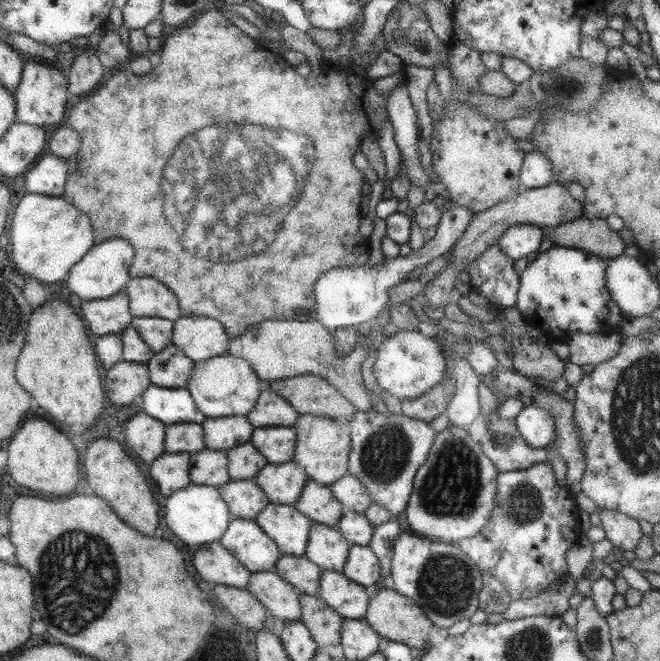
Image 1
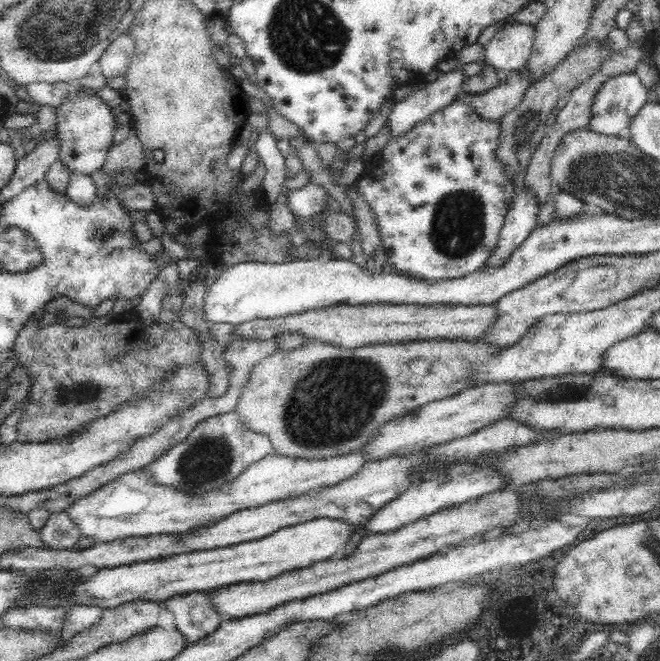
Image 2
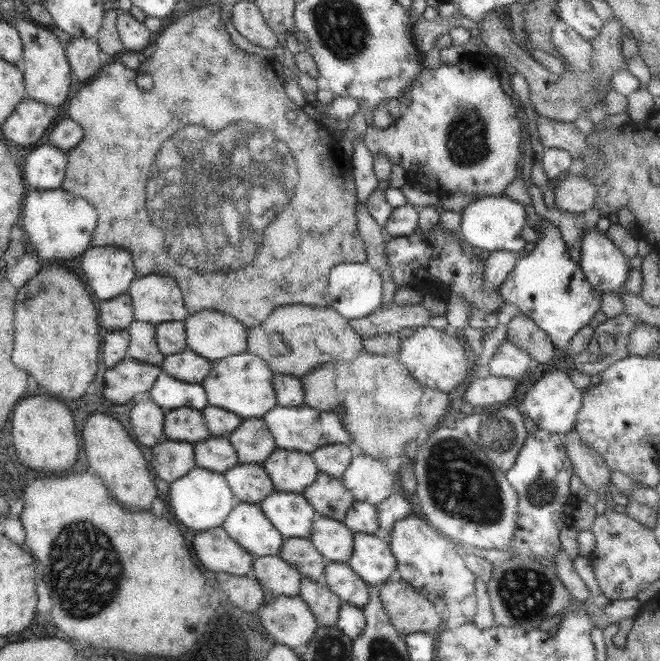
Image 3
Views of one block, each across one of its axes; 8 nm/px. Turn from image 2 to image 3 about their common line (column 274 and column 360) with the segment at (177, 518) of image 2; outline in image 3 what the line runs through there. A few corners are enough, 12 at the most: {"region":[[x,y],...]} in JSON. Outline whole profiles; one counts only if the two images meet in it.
{"region":[[355,453],[340,479],[356,501],[373,505],[398,489],[396,473]]}

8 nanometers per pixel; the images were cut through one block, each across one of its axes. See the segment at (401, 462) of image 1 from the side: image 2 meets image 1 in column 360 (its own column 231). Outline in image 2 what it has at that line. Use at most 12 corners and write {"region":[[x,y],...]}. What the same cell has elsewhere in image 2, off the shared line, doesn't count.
{"region":[[236,411],[201,420],[143,469],[204,494],[272,454]]}

